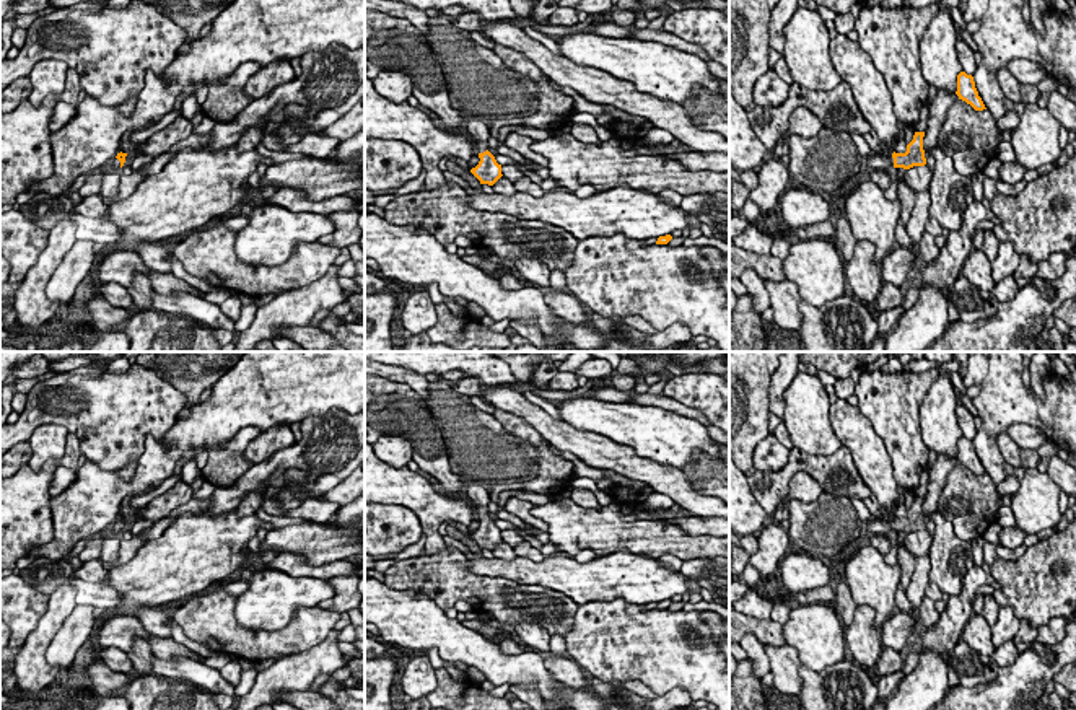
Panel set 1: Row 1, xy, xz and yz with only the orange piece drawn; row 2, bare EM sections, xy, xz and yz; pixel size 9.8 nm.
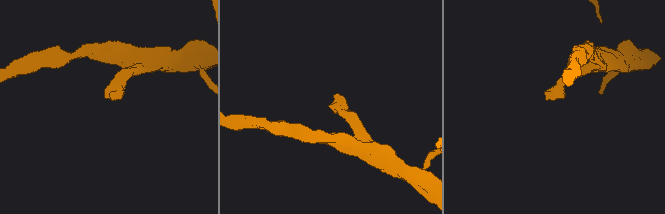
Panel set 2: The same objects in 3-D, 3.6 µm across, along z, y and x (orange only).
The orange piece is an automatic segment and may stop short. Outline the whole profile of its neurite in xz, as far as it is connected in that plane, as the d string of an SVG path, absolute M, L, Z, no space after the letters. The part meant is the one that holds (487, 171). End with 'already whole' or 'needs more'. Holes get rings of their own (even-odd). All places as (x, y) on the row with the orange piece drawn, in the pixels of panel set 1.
M469 119L464 122L466 132L475 143L479 151L479 164L470 173L480 181L480 184L493 186L503 174L501 164L496 163L495 156L488 151L490 129L488 124L479 119Z; needs more

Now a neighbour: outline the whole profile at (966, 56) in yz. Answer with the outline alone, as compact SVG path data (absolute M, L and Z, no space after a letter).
M957 37L956 41L956 52L959 64L962 65L962 72L973 75L977 70L975 54L962 37Z

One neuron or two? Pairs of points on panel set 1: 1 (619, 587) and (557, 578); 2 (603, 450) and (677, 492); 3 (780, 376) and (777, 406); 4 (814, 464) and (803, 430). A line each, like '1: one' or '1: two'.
1: one
2: one
3: one
4: two

